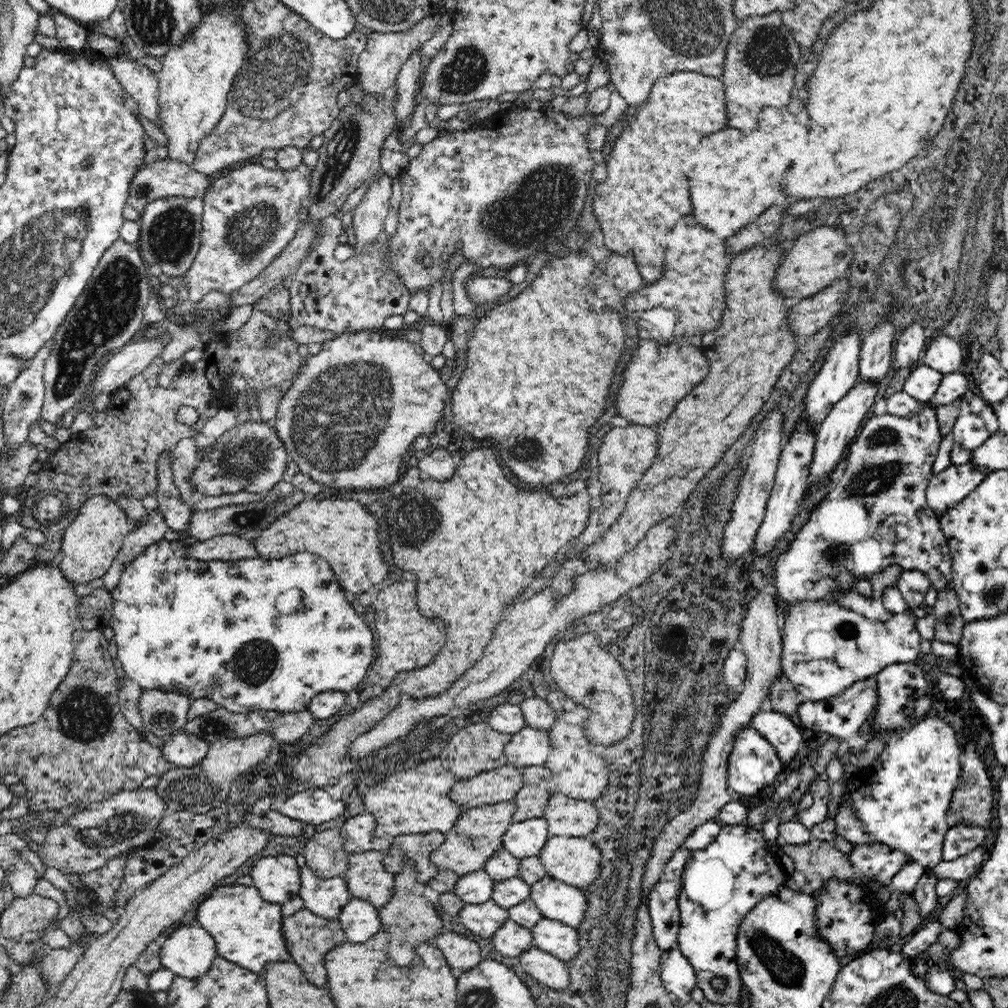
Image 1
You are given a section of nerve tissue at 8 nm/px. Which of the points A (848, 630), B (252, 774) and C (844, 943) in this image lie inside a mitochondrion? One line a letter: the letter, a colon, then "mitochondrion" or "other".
A: mitochondrion
B: other
C: other

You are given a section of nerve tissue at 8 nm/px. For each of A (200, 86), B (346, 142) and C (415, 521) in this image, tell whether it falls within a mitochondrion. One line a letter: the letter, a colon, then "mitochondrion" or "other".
A: other
B: mitochondrion
C: mitochondrion

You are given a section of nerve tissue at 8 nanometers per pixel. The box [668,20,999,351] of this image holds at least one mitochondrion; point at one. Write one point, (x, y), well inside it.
(769, 52)

